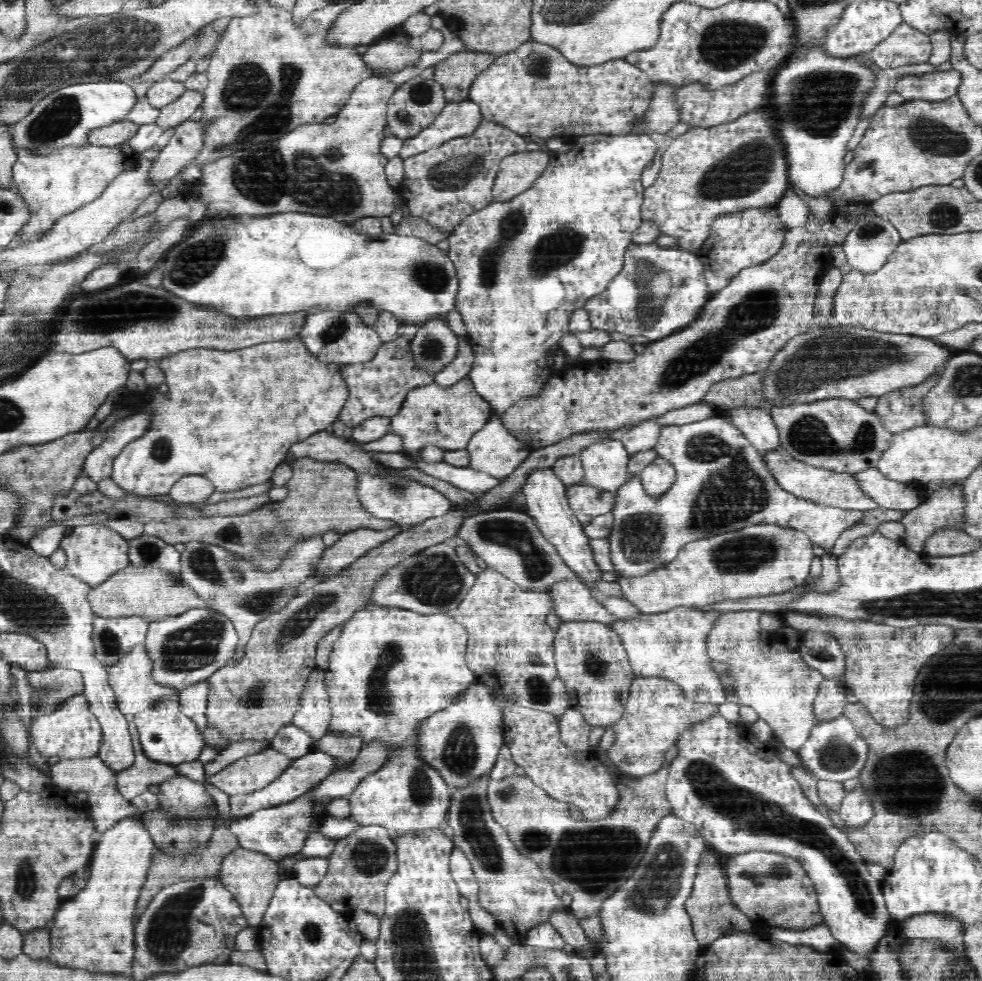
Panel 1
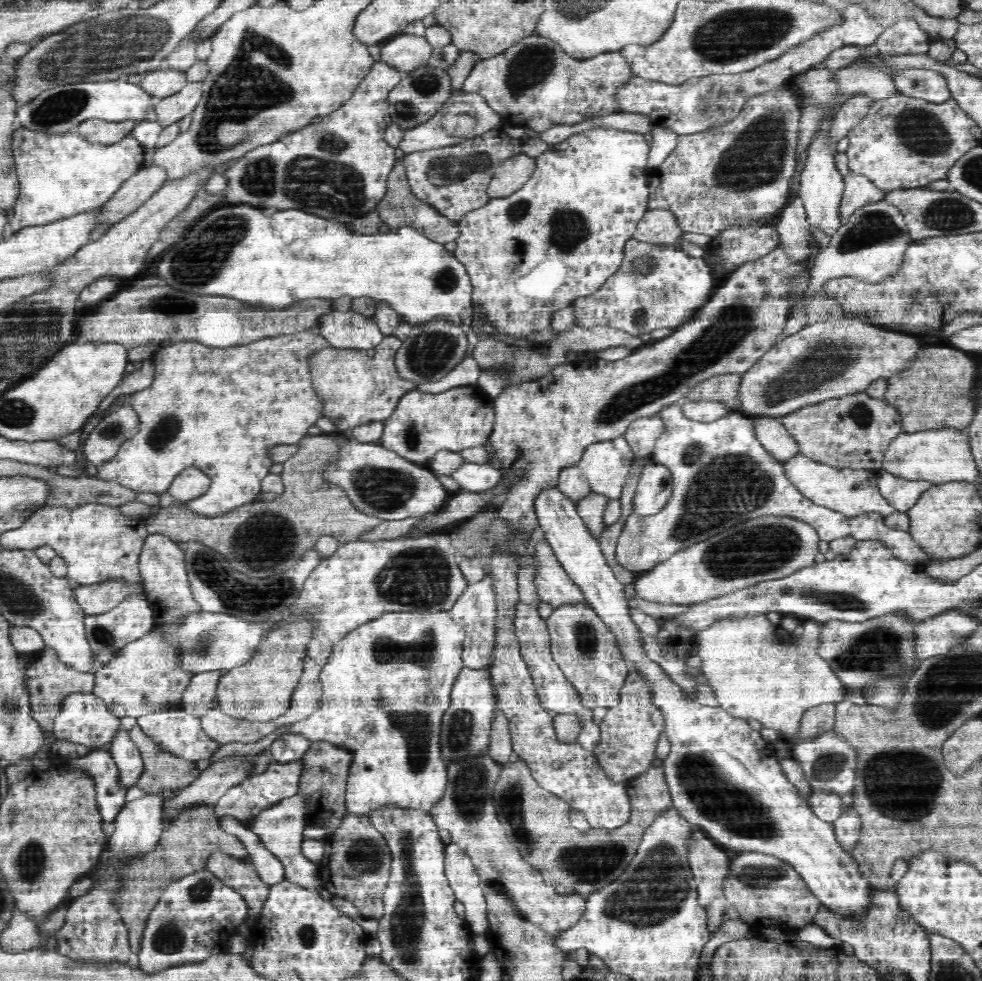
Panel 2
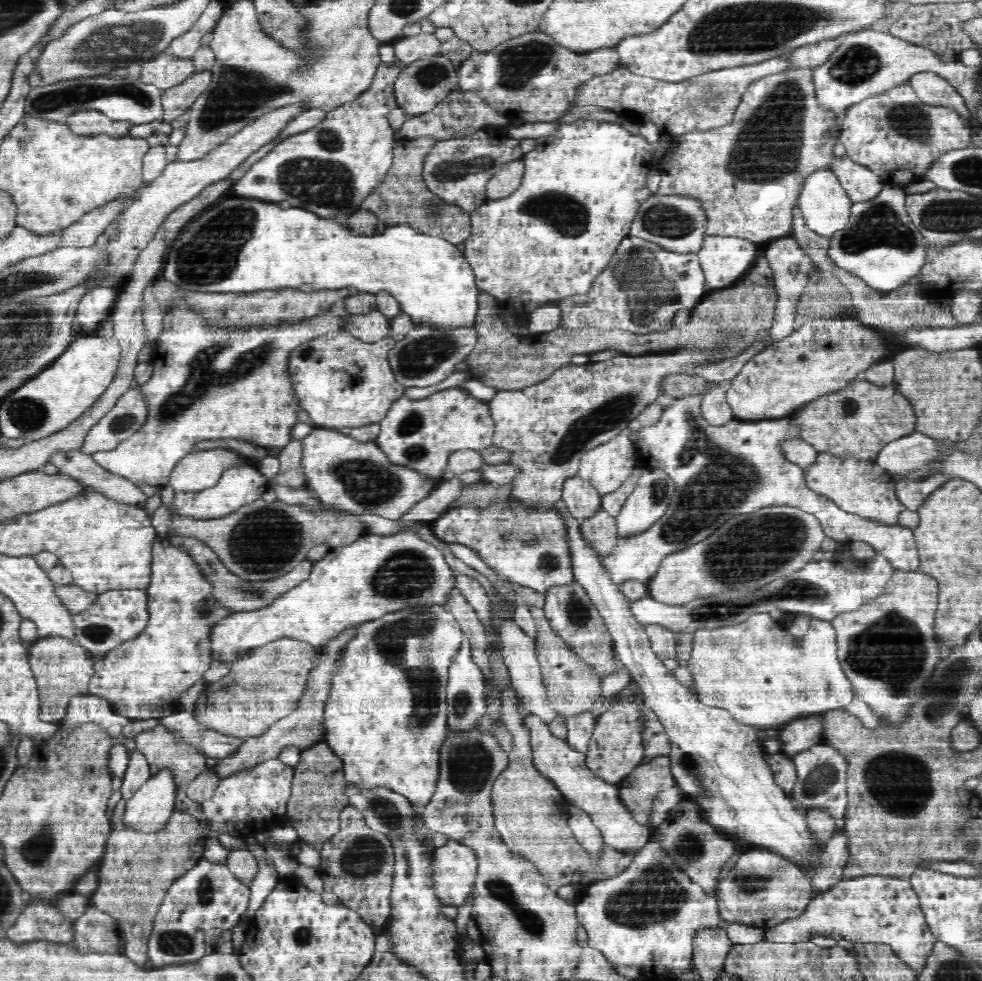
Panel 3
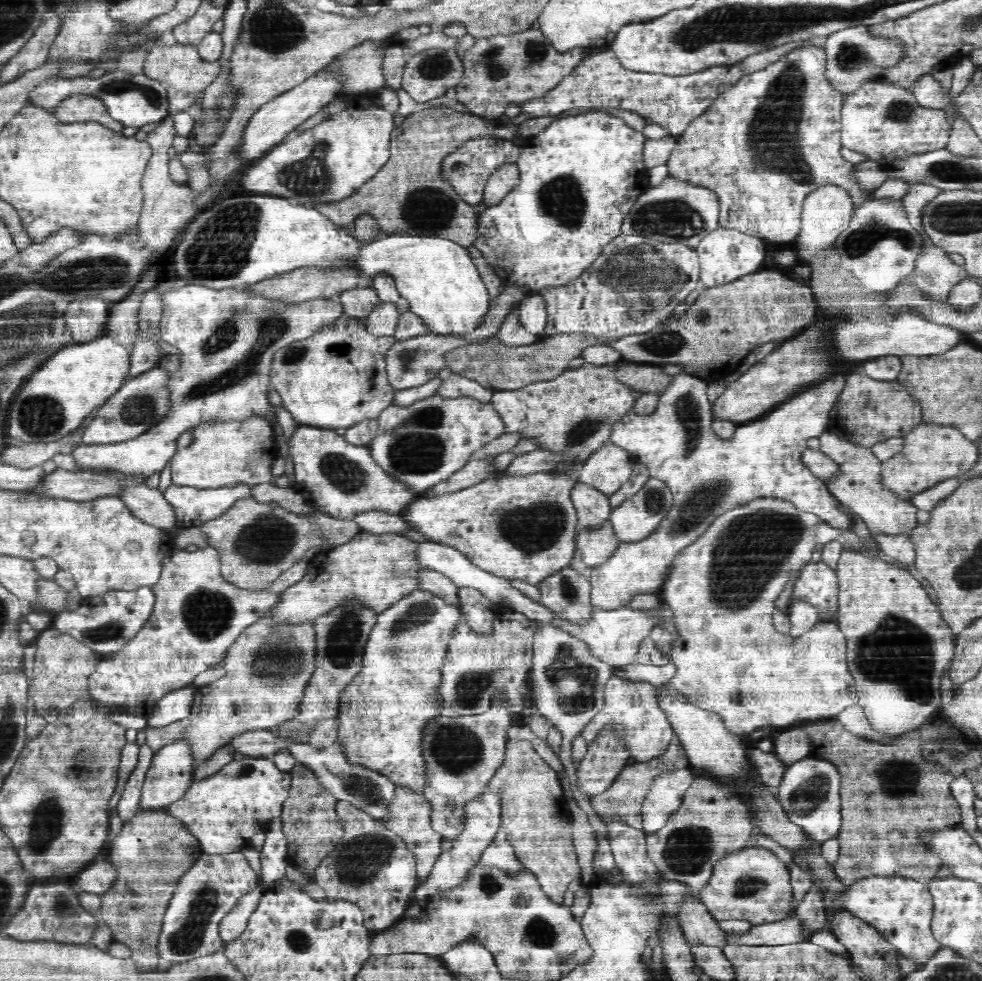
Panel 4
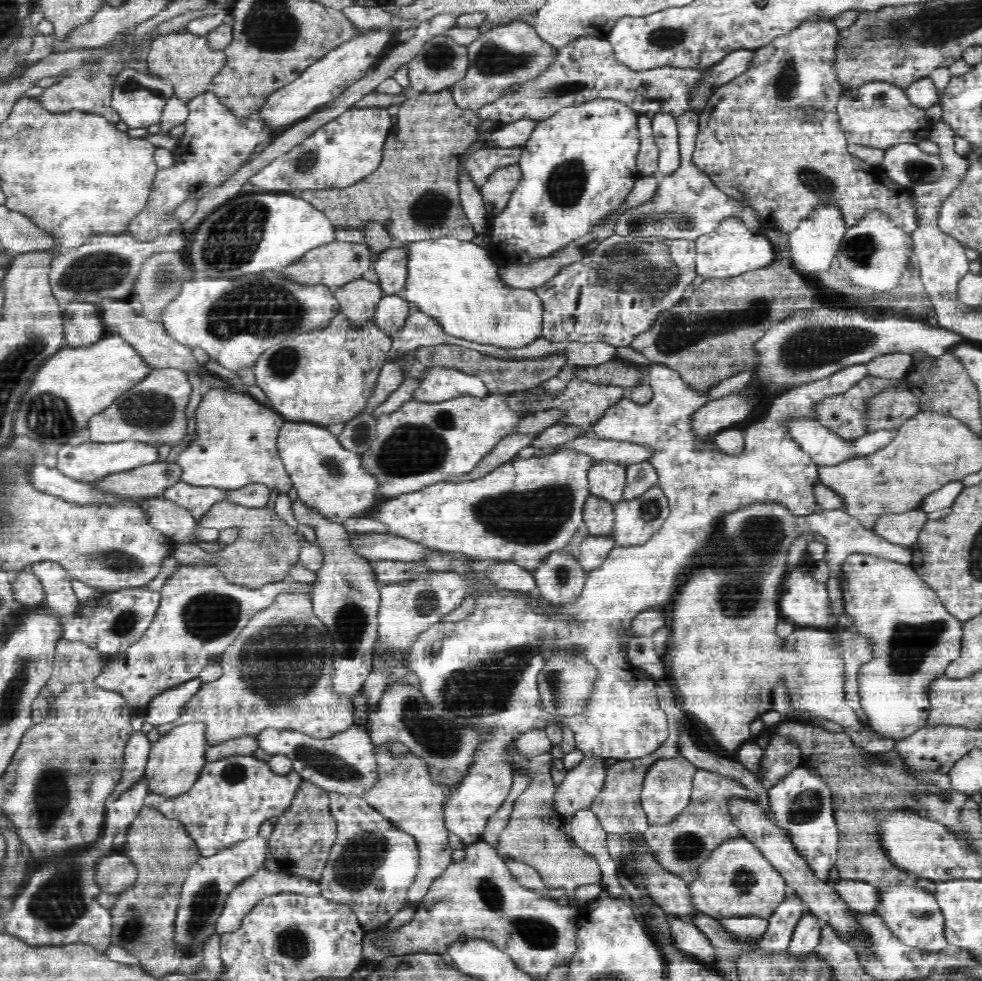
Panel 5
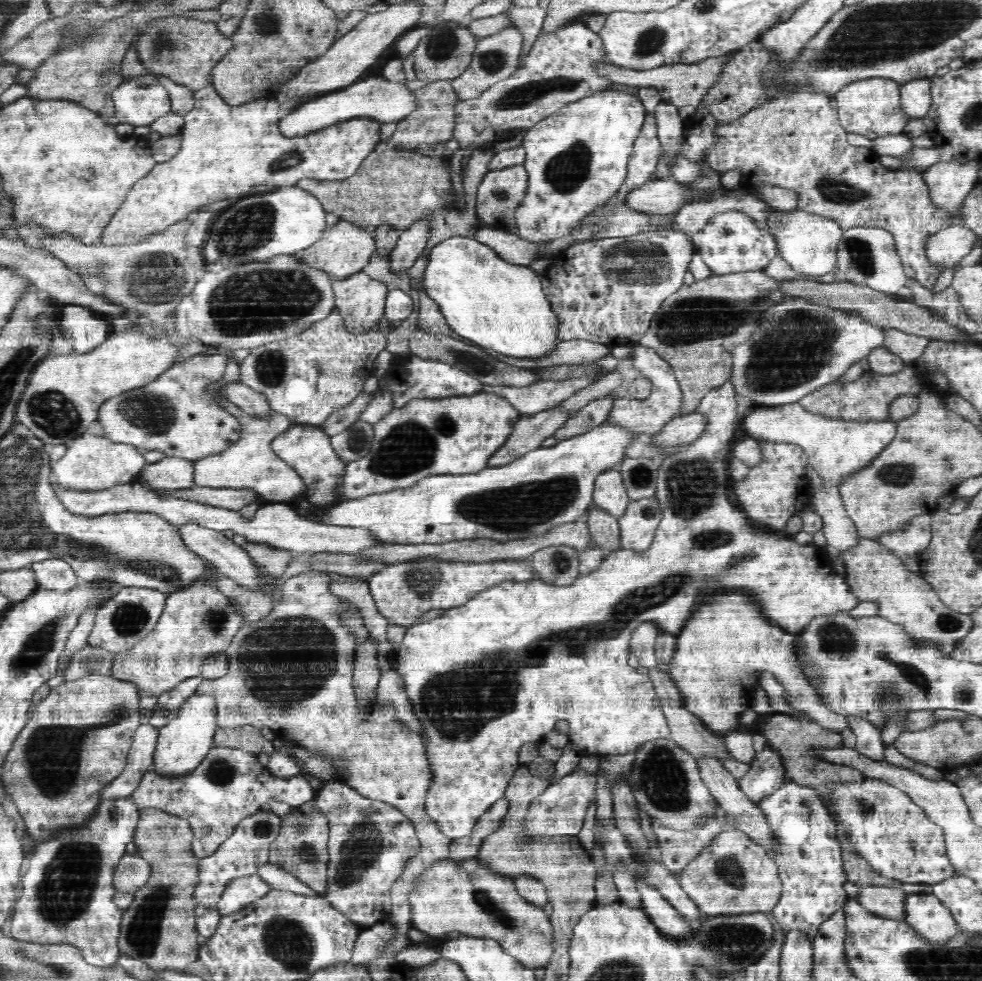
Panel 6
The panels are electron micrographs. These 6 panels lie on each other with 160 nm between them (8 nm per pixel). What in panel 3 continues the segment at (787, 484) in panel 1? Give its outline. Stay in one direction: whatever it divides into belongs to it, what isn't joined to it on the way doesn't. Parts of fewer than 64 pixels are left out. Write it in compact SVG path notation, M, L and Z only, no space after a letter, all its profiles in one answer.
M830 451L818 454L818 464L808 468L806 481L810 488L831 498L842 510L861 516L862 519L898 527L902 524L901 514L907 509L898 498L892 474L870 458L838 457Z

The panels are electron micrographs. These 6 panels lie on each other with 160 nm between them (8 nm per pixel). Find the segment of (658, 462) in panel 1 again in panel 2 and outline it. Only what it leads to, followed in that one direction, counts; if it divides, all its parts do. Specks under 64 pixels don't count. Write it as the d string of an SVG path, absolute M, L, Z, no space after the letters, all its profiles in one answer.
M663 464L644 466L633 497L632 514L640 519L657 515L669 503L673 483L670 470Z

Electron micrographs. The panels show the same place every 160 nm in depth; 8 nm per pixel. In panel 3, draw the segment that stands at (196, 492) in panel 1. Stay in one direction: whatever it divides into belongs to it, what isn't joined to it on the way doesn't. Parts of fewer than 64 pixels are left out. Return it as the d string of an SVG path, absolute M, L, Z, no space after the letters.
M230 448L190 452L172 468L168 483L175 492L201 491L212 488L227 470L252 467L259 471L262 459L244 455Z

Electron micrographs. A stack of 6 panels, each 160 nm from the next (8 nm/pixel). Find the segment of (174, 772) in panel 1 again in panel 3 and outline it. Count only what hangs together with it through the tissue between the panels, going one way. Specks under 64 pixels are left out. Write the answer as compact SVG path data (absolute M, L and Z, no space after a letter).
M158 724L133 739L137 749L149 761L153 772L163 765L172 765L177 783L181 786L186 786L206 768L208 756L205 748L198 748L192 741L177 736L176 728L166 728Z

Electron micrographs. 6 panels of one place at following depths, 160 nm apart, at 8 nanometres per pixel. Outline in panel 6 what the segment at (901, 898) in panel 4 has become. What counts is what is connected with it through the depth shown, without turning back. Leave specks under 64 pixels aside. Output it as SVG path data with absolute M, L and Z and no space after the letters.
M933 894L908 895L908 914L905 921L912 924L926 939L947 942L960 931L960 925L946 907Z

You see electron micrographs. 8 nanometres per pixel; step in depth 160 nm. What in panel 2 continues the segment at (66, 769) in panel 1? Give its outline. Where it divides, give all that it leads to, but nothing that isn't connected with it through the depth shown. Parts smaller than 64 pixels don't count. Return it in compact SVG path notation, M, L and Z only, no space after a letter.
M97 748L88 752L81 760L81 768L96 776L97 801L104 821L114 822L117 814L127 803L124 799L127 788L119 783L119 768L109 750Z

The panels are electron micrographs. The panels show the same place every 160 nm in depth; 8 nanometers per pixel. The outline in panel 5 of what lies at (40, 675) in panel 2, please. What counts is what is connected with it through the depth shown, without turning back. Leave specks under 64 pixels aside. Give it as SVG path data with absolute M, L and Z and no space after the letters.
M63 638L57 646L53 675L46 686L47 693L55 696L76 680L95 680L106 666L102 655L87 644Z

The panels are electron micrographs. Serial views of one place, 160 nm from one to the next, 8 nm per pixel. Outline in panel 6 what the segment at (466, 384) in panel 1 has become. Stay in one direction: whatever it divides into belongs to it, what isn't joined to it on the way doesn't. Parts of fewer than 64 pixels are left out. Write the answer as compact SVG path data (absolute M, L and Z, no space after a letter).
M483 391L470 395L453 395L438 399L419 397L410 400L403 408L393 409L373 426L373 441L366 458L345 464L342 476L335 485L335 496L342 499L366 496L370 492L388 492L406 488L425 476L478 472L486 468L490 458L504 446L522 414L509 401Z

